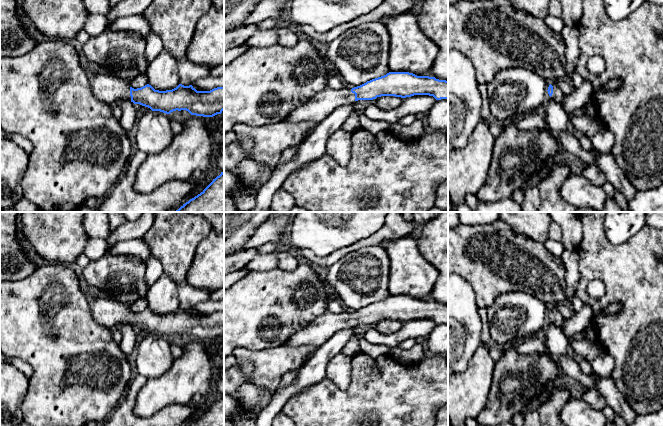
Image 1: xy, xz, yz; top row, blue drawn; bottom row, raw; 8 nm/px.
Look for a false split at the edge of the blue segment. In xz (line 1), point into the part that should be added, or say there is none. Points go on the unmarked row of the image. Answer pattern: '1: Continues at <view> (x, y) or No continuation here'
1: Continues at xz (318, 332)

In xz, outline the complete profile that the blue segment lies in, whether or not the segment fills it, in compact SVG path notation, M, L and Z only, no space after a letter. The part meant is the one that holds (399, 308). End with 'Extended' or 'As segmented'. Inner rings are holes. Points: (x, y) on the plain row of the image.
M389 296L352 313L326 311L307 327L292 334L286 345L320 347L338 331L358 324L373 324L381 320L411 321L429 319L436 324L448 323L448 305L435 301L417 300L409 296Z. Extended

